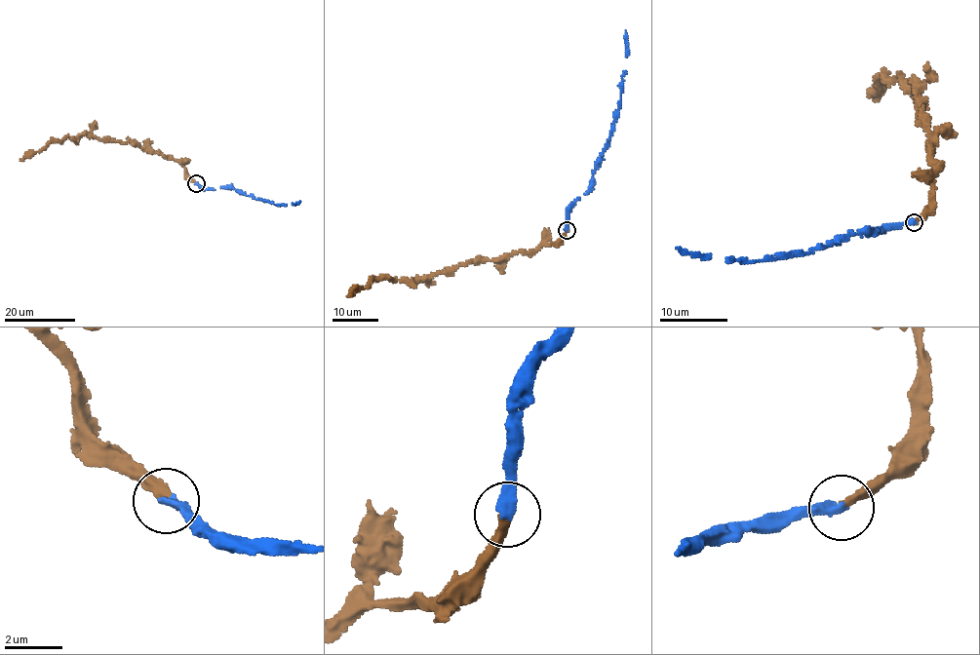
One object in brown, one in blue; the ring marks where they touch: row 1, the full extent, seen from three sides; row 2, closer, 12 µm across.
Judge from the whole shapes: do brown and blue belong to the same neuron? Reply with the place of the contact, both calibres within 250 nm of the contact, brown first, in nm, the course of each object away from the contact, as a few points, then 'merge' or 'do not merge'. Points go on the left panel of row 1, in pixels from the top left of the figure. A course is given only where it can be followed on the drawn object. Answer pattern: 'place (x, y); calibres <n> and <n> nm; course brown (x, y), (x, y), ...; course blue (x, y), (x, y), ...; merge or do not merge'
place (196, 183); calibres 320 and 320 nm; course brown (196, 183), (175, 160), (131, 142), (106, 140), (85, 134), (49, 141), (39, 151), (19, 160); course blue (196, 183), (215, 189), (232, 188), (278, 206), (301, 201); merge

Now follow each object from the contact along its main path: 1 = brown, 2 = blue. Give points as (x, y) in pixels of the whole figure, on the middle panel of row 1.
1: (567, 229), (554, 243), (537, 249), (463, 262), (410, 282), (372, 278), (366, 288), (352, 289), (348, 296)
2: (567, 229), (568, 210), (589, 188), (596, 161), (609, 139), (614, 112), (619, 108), (628, 48), (626, 30)

